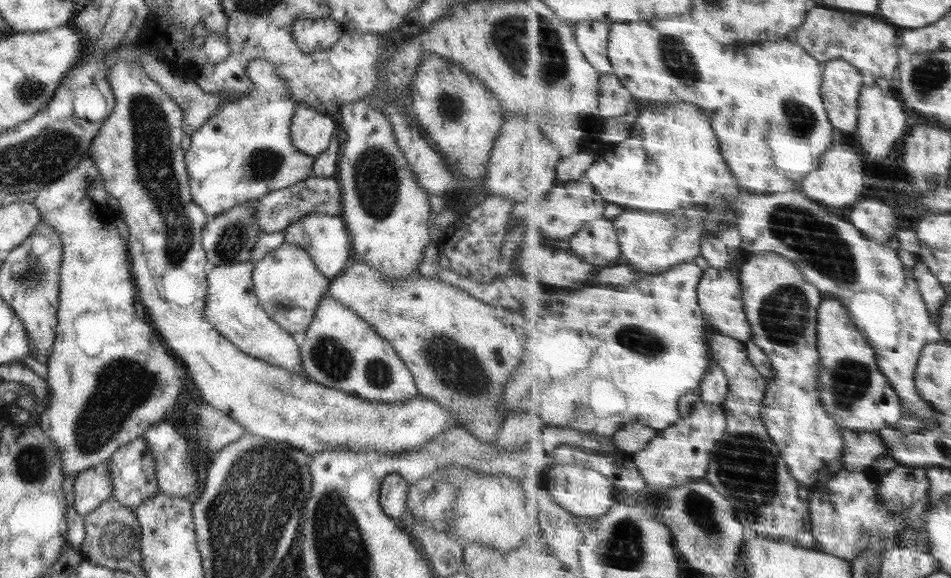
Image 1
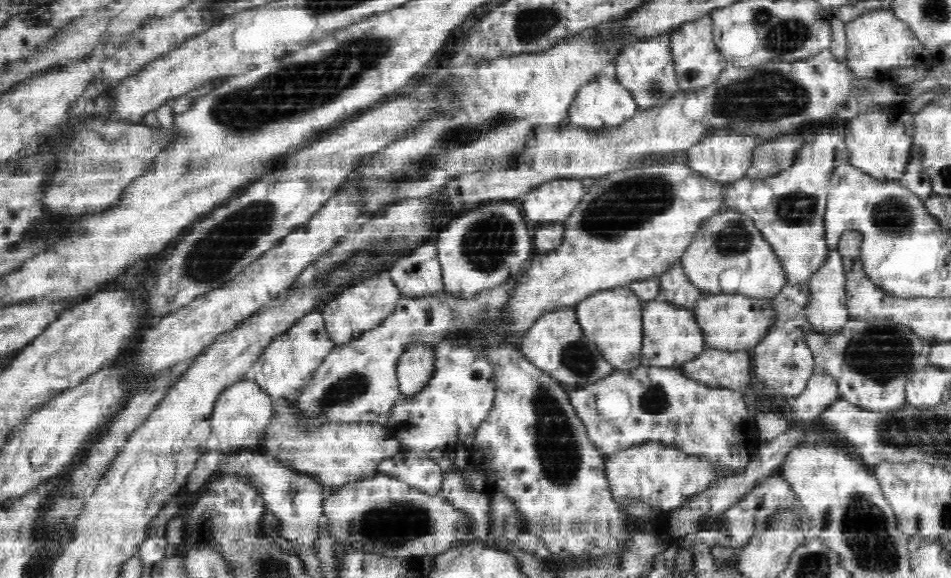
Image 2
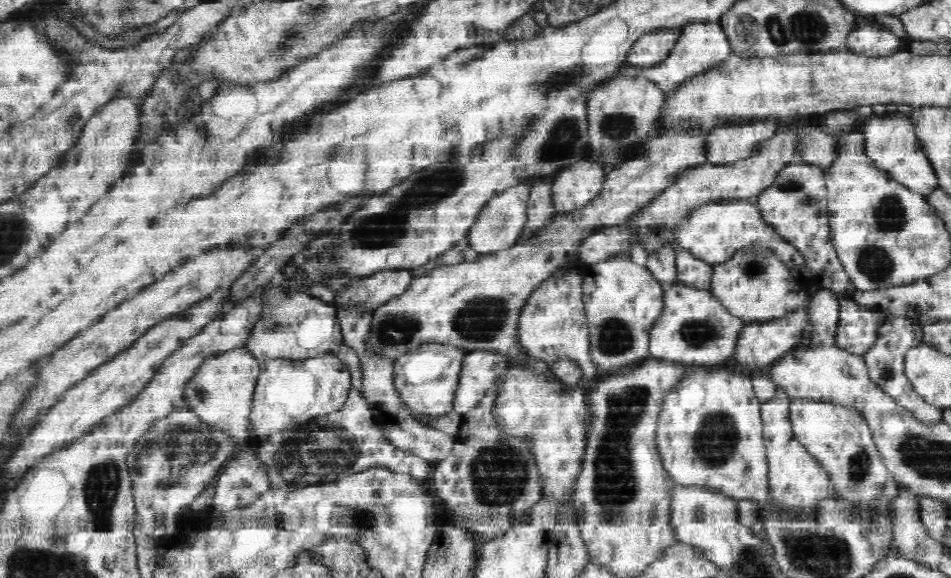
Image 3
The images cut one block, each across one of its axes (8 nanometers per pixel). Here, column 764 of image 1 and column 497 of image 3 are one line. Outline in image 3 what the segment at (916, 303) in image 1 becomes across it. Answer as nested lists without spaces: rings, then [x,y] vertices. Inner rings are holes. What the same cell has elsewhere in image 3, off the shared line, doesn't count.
[[[518,184],[490,198],[486,206],[482,208],[477,221],[478,226],[474,226],[474,230],[470,230],[470,236],[467,237],[470,245],[482,255],[491,255],[512,248],[519,240],[522,226],[526,224],[529,196],[530,186]]]

